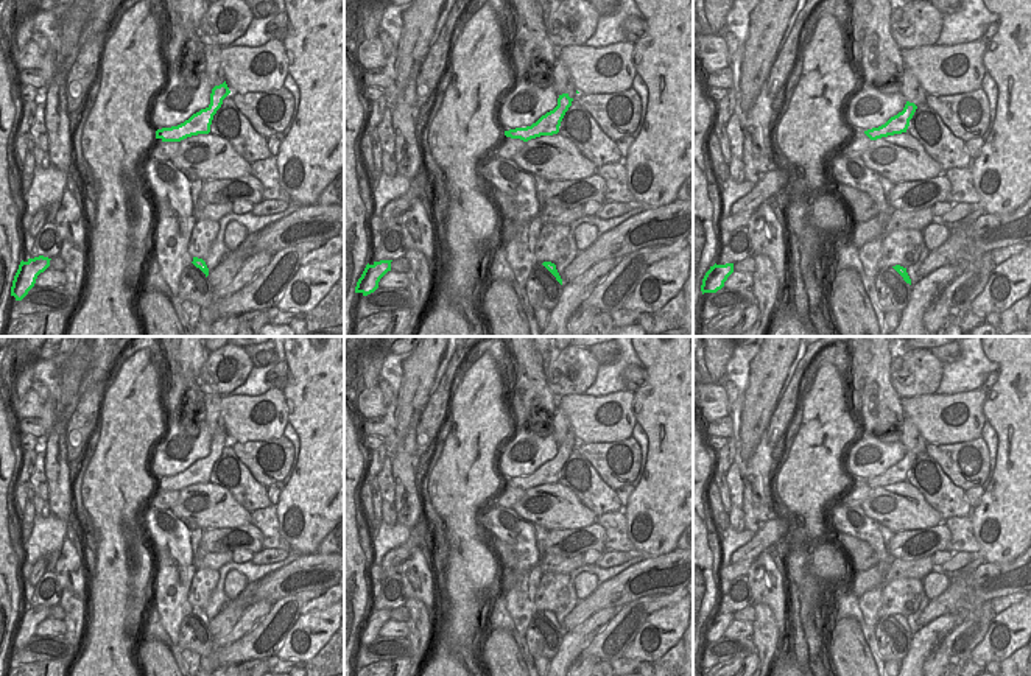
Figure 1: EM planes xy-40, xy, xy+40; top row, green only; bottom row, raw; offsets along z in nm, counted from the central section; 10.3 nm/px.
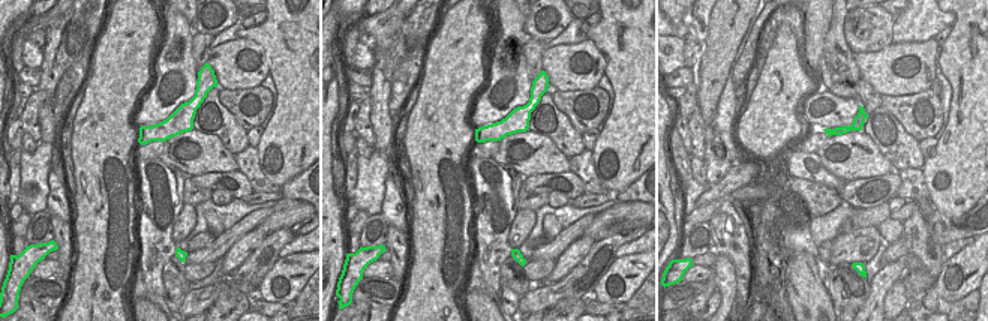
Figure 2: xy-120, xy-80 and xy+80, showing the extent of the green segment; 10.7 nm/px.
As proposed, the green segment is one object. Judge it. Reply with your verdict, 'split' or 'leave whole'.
split

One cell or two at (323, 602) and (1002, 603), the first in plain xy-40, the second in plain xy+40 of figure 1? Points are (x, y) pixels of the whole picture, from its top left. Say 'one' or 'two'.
one

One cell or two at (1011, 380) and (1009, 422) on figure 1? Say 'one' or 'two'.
one

